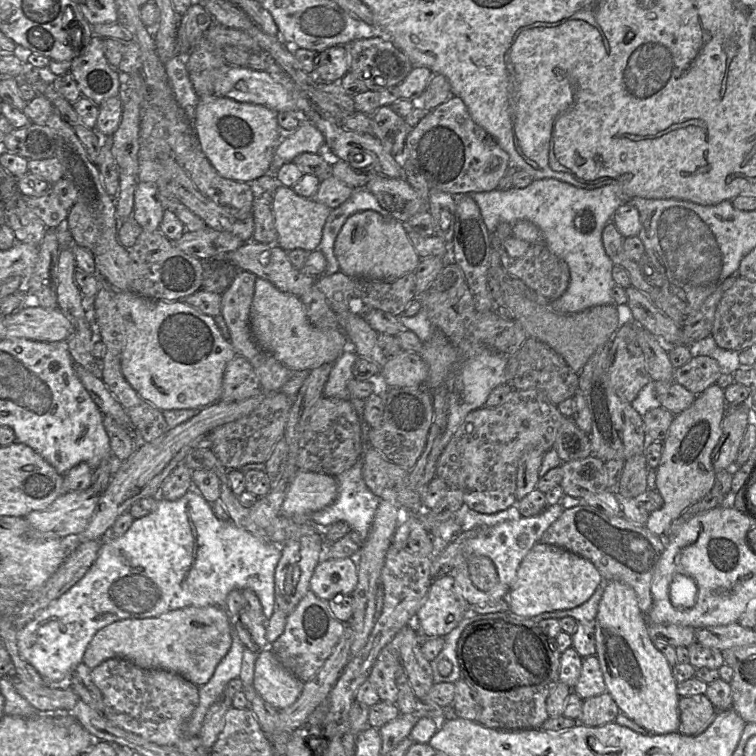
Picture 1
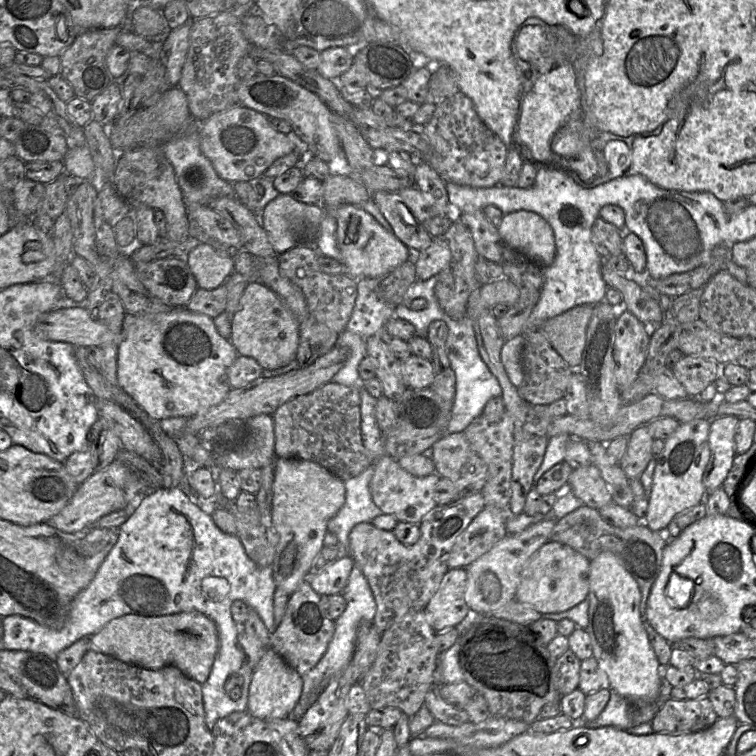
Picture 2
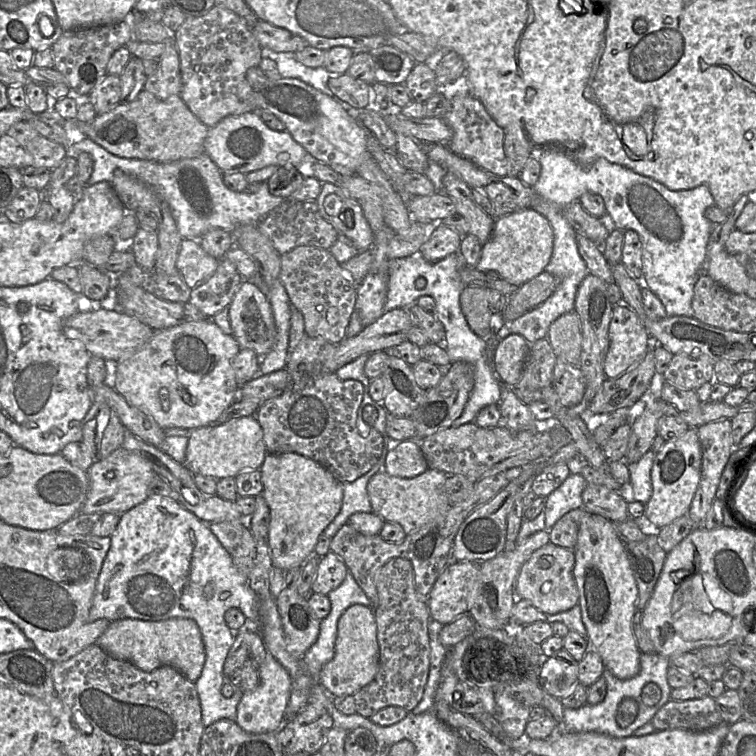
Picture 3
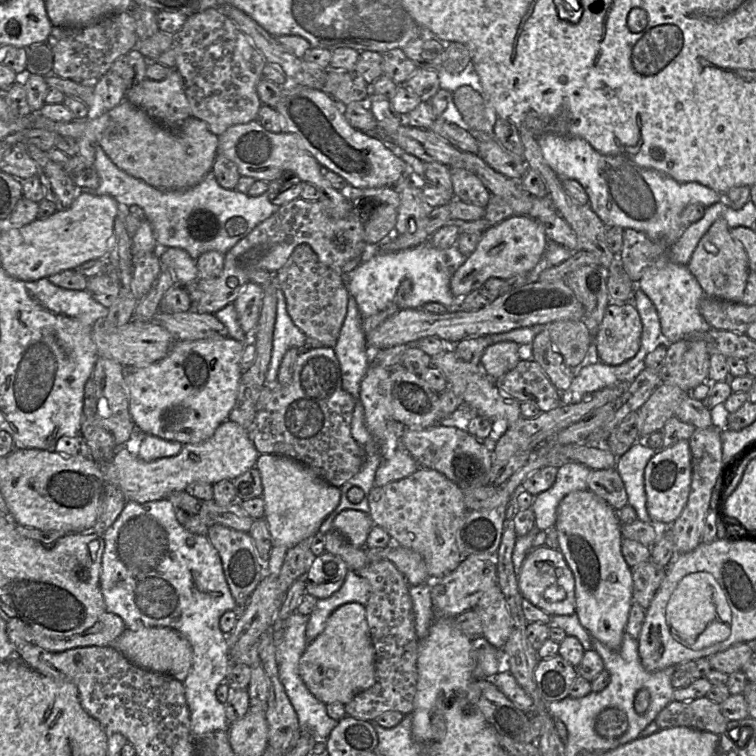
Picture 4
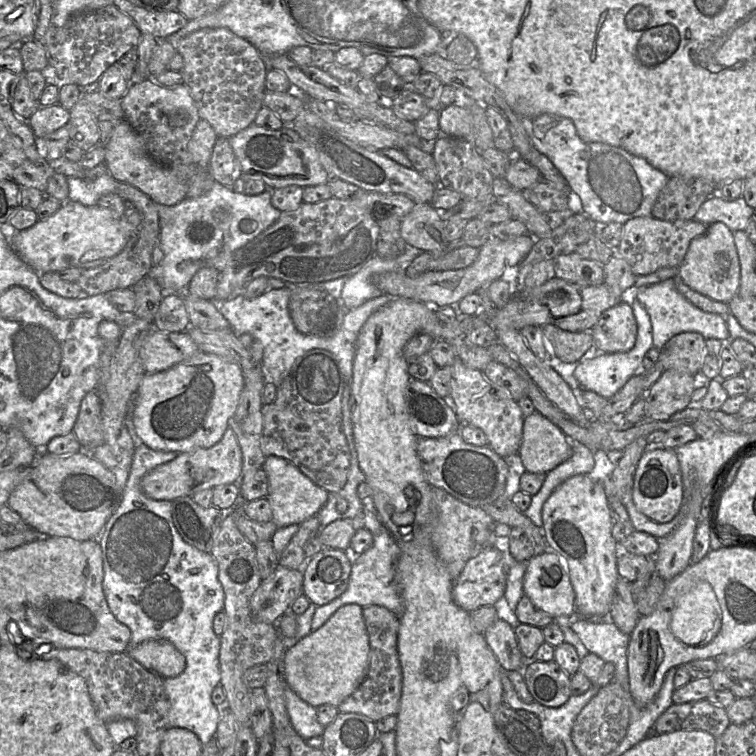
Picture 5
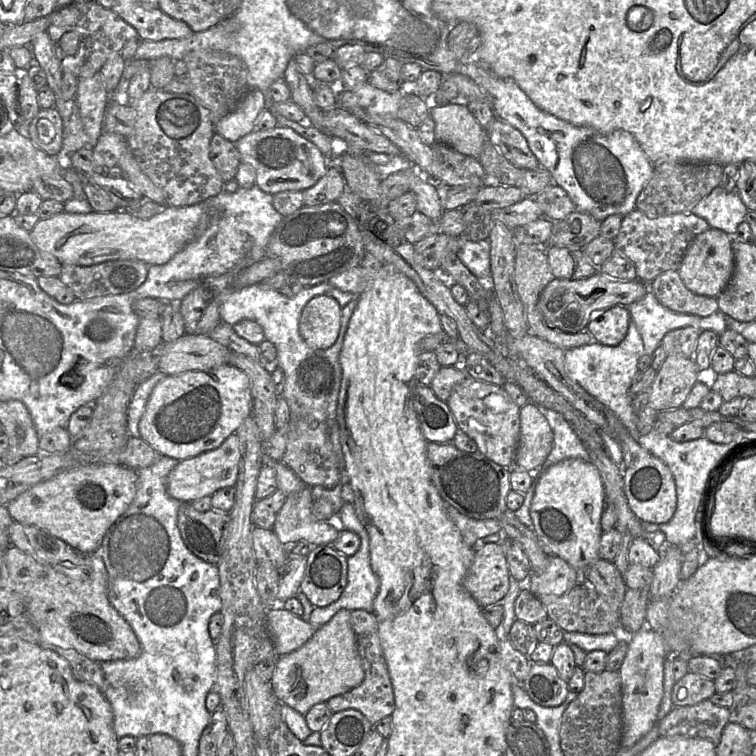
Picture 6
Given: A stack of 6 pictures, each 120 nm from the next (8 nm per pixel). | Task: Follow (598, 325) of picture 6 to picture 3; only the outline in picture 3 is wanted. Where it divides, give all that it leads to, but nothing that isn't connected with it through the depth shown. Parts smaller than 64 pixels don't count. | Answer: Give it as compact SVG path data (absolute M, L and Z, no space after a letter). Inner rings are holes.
M624 303L613 308L609 339L610 346L604 362L607 378L617 378L631 370L653 346L636 313Z

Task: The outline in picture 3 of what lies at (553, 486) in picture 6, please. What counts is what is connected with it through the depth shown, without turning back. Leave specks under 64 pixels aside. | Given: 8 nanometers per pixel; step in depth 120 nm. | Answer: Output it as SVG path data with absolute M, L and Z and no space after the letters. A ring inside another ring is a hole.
M588 513L580 524L574 554L573 576L579 591L578 605L581 607L590 649L597 651L605 668L615 677L623 680L632 678L640 671L641 652L632 630L638 588L625 544L610 520Z

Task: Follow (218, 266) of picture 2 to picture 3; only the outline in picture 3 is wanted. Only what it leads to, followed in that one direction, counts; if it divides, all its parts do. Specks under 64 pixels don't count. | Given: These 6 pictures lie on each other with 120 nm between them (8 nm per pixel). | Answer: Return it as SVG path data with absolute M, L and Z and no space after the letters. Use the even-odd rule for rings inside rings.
M183 239L177 258L177 271L186 284L195 288L206 282L217 270L220 260L207 254L199 240Z

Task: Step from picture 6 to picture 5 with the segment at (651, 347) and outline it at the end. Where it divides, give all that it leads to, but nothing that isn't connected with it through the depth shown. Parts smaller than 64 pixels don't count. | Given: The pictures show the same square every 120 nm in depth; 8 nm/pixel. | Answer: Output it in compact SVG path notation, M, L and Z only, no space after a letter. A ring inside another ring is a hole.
M667 279L658 284L633 291L630 297L638 300L650 317L654 348L661 350L673 336L683 332L696 332L706 340L717 339L724 343L731 339L725 317L704 312L694 306L677 291L673 279Z

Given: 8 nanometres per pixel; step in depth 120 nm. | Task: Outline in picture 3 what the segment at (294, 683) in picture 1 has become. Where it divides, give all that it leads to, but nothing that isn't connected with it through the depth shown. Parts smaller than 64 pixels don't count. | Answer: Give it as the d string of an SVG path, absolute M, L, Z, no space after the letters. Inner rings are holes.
M267 652L259 666L259 684L250 691L243 692L237 707L236 723L246 732L259 734L277 732L285 722L285 709L288 705L293 678L278 660Z

